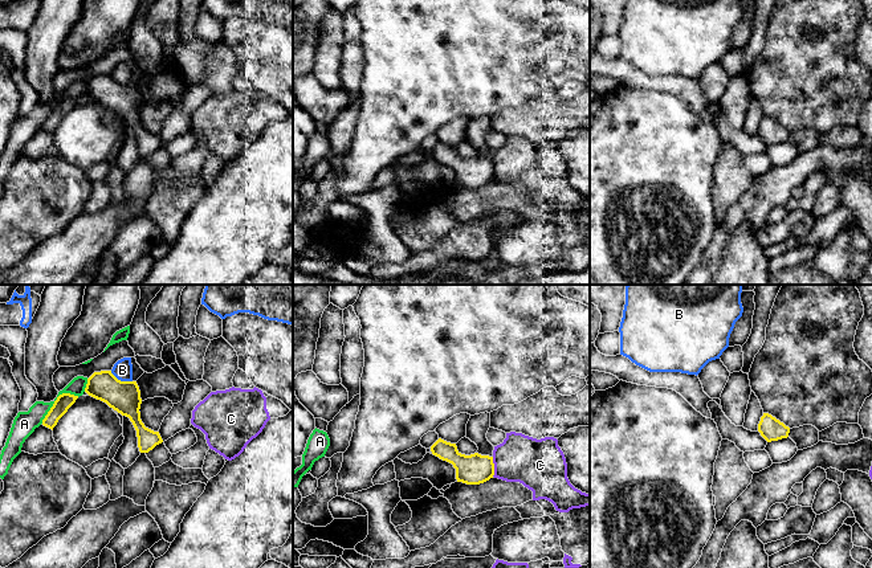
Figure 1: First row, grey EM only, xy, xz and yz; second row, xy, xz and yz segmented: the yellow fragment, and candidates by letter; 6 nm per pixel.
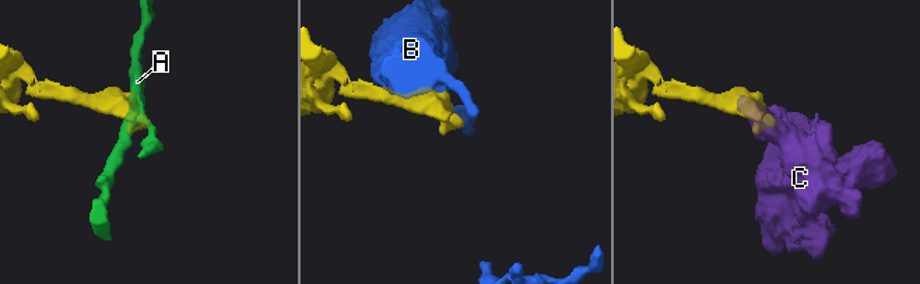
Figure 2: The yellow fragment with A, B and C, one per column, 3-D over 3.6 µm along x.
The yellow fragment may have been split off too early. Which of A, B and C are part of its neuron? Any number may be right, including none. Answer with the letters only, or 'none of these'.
none of these

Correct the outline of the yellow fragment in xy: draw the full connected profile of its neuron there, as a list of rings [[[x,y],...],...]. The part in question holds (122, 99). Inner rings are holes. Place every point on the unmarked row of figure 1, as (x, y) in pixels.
[[[111,74],[94,75],[87,82],[85,95],[130,122],[136,134],[140,156],[148,156],[163,146],[159,135],[146,131],[140,123],[142,102],[136,85],[121,85]]]

